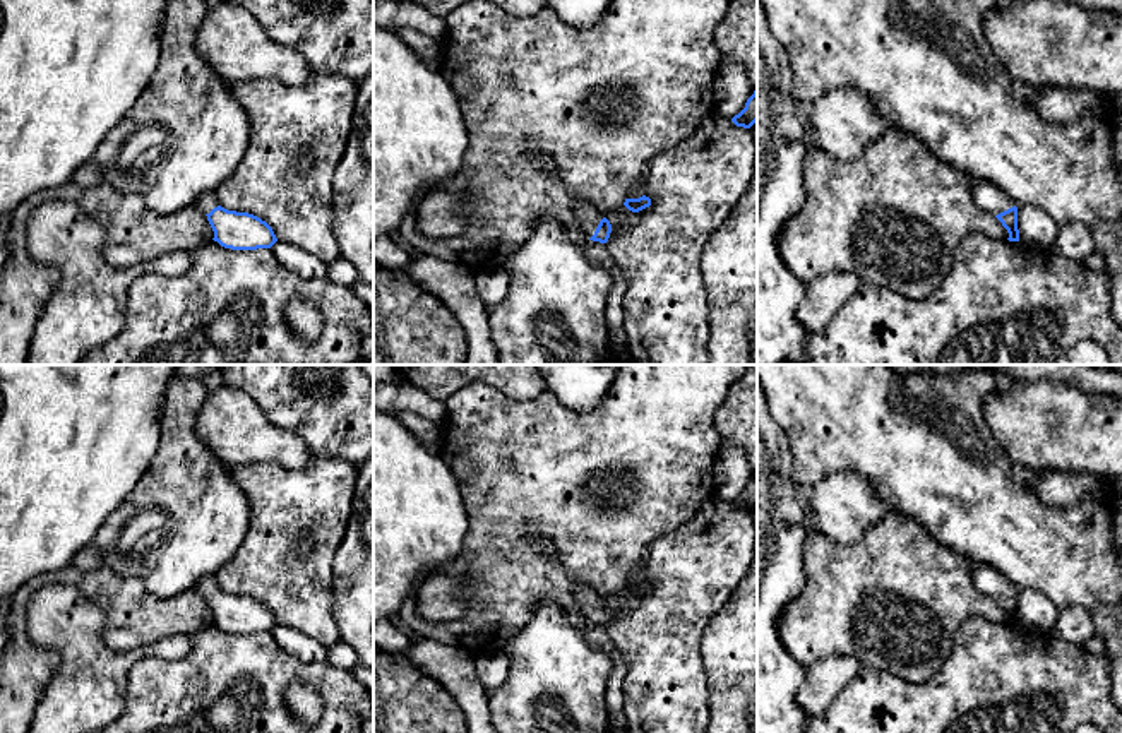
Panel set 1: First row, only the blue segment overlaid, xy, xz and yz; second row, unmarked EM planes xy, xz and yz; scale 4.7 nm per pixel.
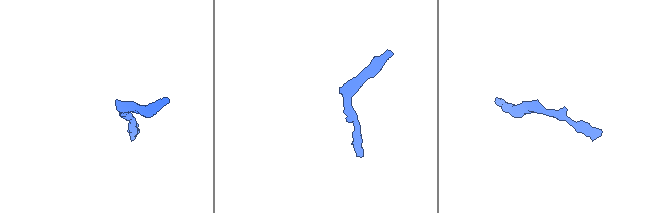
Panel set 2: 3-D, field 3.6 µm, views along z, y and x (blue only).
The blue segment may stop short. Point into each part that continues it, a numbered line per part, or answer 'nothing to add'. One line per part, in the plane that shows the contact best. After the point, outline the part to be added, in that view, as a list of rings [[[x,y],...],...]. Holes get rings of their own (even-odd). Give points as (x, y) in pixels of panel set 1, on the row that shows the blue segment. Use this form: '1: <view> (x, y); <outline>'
1: xz (588, 216); [[[579,200],[576,204],[576,216],[577,216],[581,228],[588,235],[588,238],[594,235],[600,221],[605,218],[586,200]]]

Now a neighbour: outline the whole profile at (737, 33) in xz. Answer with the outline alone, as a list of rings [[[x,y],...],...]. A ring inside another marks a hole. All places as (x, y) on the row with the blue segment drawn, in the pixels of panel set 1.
[[[731,0],[716,27],[716,46],[723,58],[742,63],[757,91],[757,0]]]

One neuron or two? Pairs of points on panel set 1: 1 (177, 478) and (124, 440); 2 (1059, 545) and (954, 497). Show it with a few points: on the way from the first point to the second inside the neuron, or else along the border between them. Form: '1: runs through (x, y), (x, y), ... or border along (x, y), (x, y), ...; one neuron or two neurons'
1: border along (161, 420), (158, 449), (148, 470), (129, 494); two neurons
2: runs through (1033, 545), (996, 519), (980, 504); one neuron

